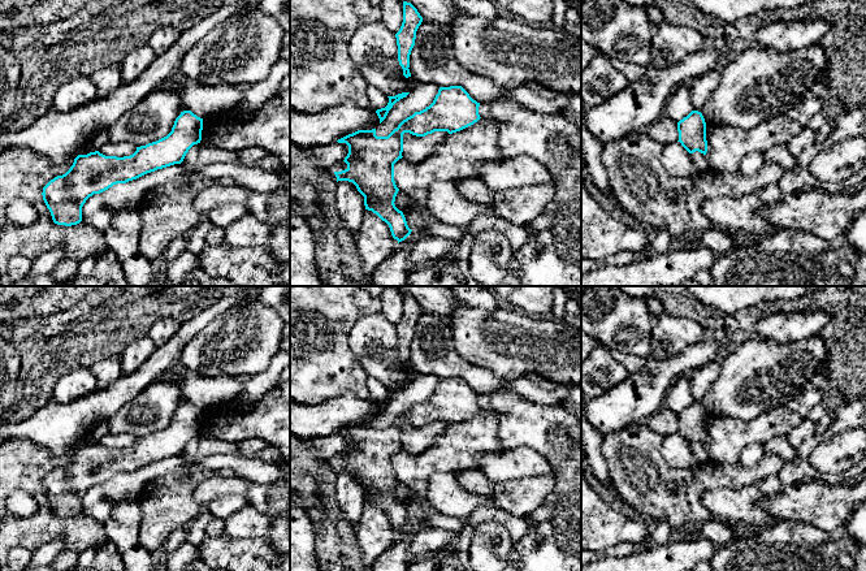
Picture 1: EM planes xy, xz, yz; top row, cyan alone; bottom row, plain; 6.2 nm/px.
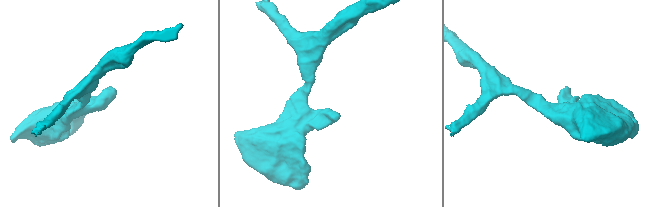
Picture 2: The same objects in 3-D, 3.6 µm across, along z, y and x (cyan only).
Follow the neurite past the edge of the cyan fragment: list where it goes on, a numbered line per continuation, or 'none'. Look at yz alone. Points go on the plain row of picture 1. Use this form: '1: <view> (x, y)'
none

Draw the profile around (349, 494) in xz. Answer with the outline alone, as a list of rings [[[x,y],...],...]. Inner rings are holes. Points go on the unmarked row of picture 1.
[[[338,472],[334,497],[341,516],[350,523],[356,532],[365,503],[364,488],[352,473]]]

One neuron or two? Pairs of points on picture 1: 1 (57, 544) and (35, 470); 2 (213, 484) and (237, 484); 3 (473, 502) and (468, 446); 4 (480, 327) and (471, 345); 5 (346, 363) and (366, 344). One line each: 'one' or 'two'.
1: two
2: one
3: two
4: one
5: two

